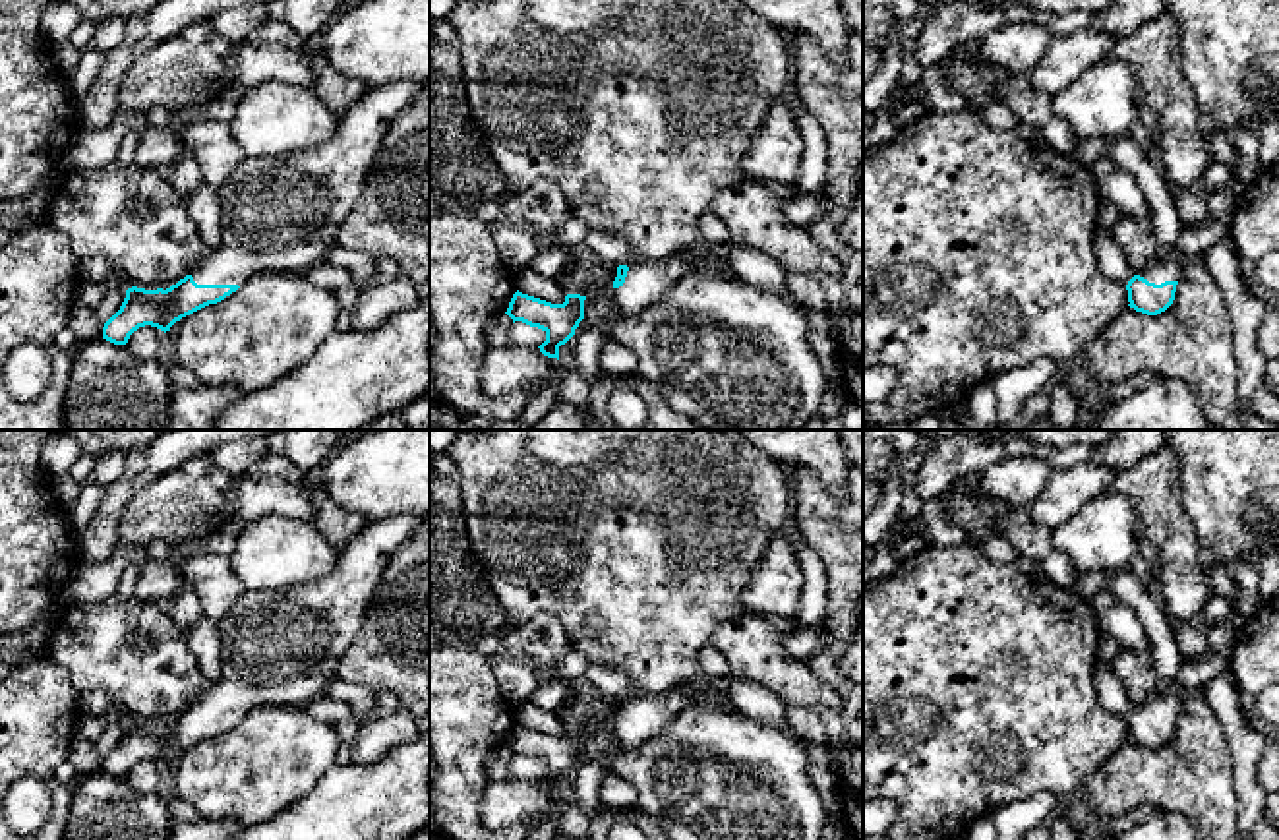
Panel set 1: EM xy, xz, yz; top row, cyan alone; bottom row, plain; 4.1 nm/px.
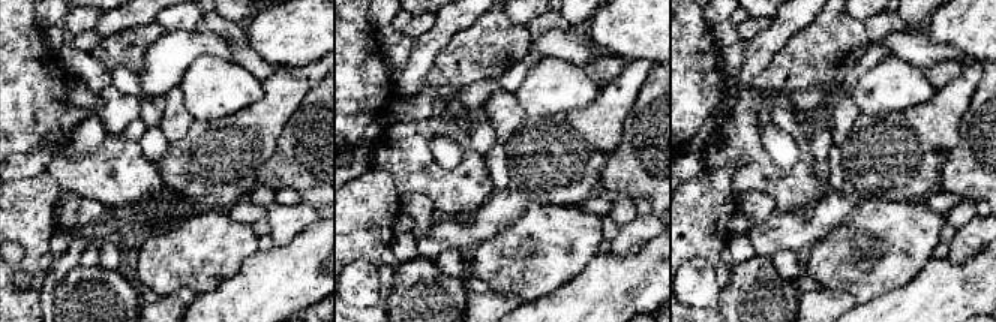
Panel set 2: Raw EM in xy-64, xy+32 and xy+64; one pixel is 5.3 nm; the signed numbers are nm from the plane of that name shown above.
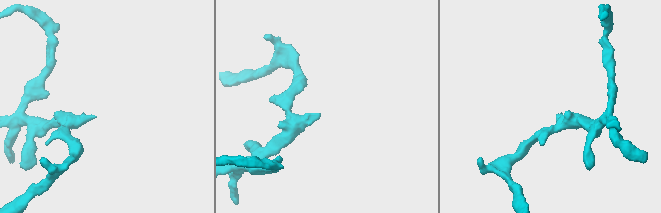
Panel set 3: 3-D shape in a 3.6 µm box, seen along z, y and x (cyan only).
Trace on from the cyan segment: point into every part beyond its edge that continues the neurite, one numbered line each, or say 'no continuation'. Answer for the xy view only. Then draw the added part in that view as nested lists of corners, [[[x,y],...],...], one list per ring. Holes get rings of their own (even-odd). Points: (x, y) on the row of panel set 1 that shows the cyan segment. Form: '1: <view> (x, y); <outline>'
1: xy (277, 213); [[[395,81],[370,89],[344,114],[335,134],[310,149],[275,157],[244,157],[217,188],[221,242],[190,275],[197,285],[242,286],[257,273],[304,273],[325,261],[337,244],[337,230],[358,203],[370,165],[383,145],[391,122],[424,89]]]

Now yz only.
1: yz (1169, 268); [[[1165,254],[1159,261],[1140,271],[1138,275],[1149,283],[1161,285],[1165,281],[1178,281],[1184,271],[1184,259],[1176,254]]]

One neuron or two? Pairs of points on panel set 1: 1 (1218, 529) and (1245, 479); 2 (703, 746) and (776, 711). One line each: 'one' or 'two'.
1: one
2: two

